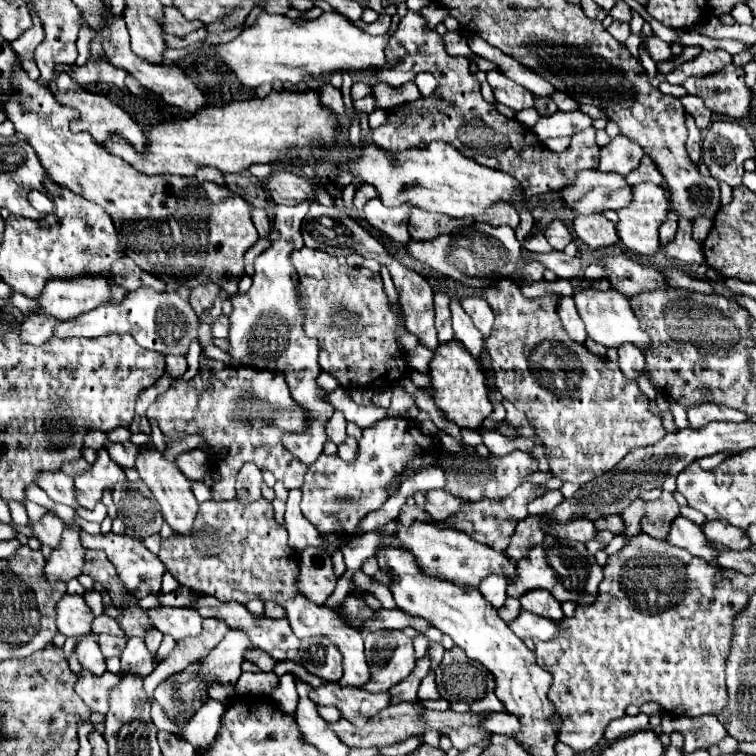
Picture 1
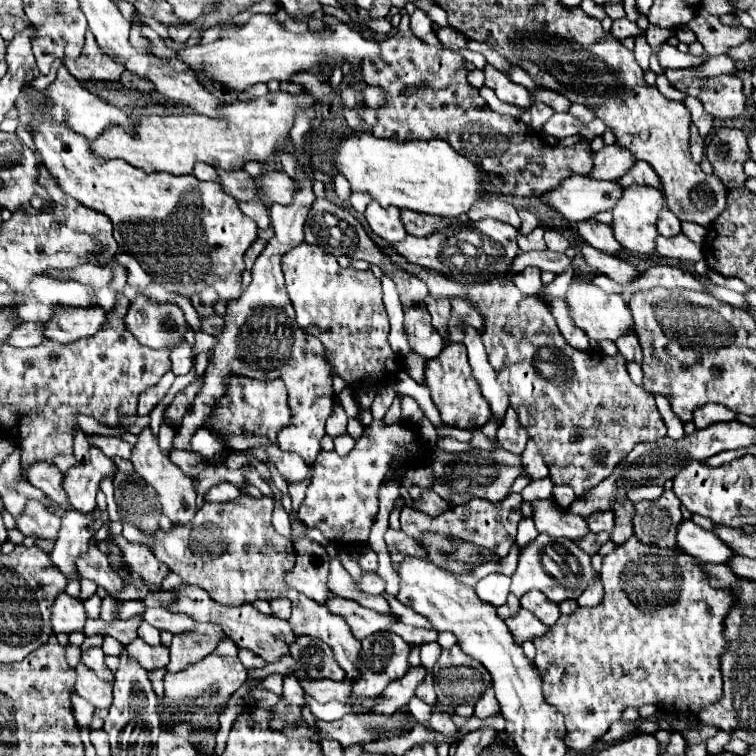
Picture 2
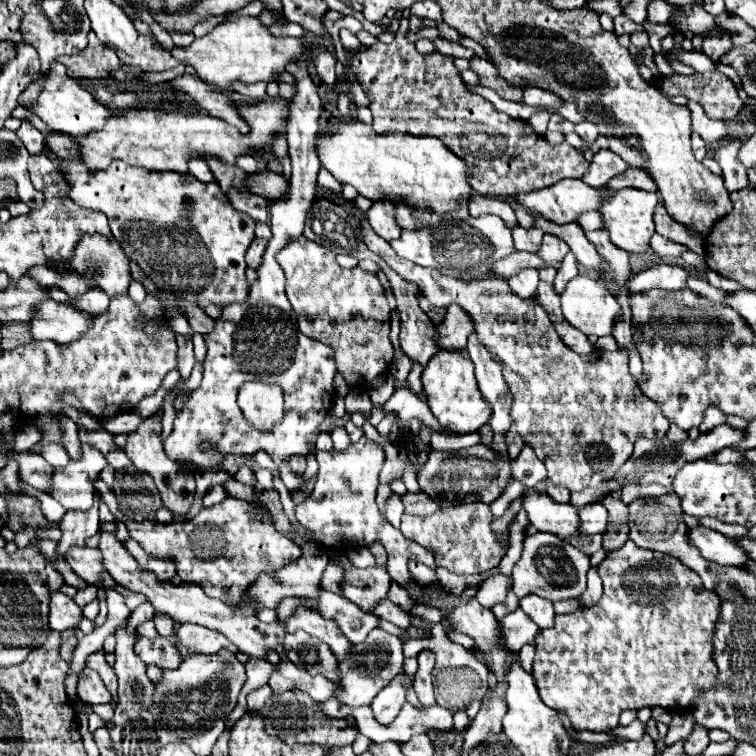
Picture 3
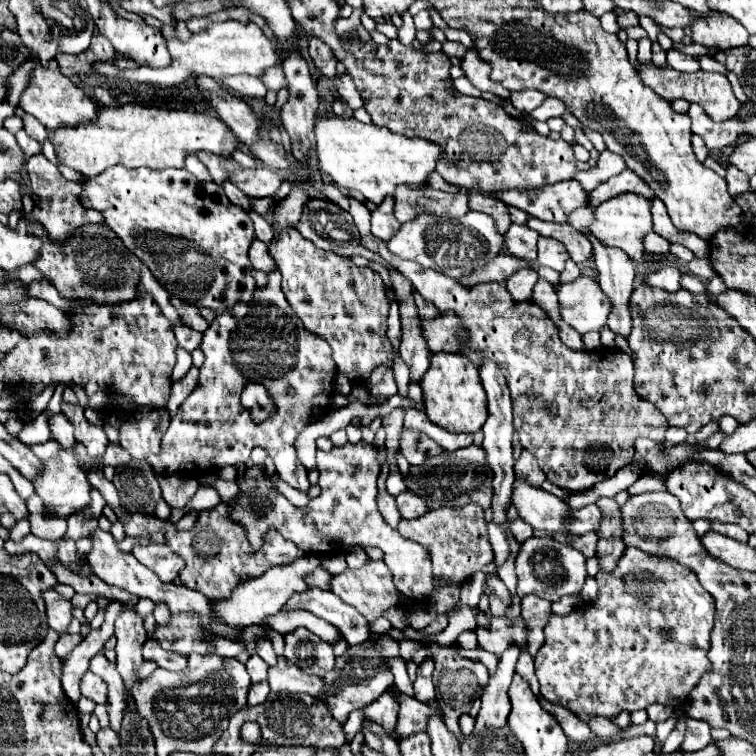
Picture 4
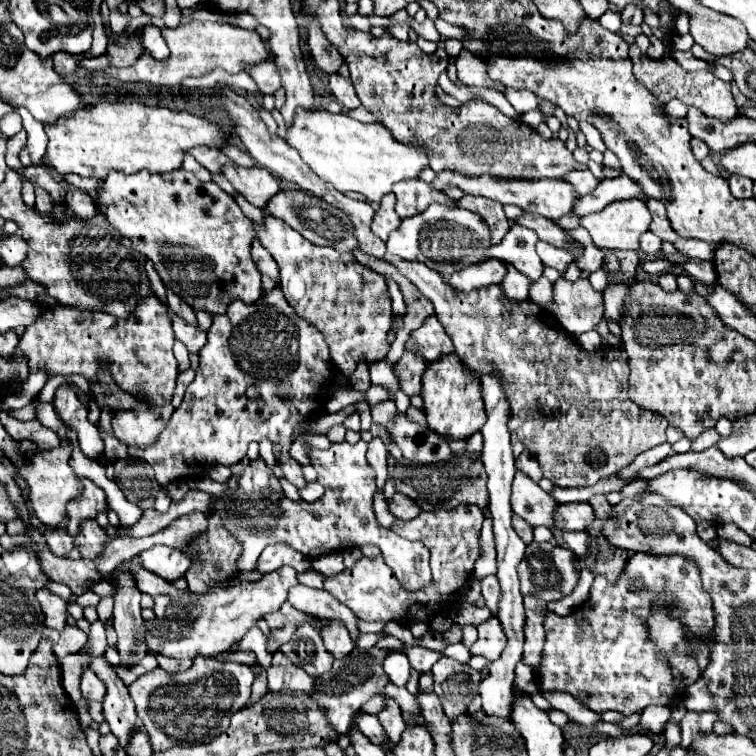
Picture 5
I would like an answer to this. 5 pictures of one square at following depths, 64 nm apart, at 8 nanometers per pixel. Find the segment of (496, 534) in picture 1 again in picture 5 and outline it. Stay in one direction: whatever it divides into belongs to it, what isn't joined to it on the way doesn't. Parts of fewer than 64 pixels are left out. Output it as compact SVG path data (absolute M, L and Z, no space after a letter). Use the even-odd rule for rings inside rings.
M460 504L458 508L452 510L436 510L436 512L422 512L420 516L412 518L412 520L398 520L394 522L392 530L400 536L414 536L414 540L422 540L428 542L428 550L432 552L432 582L428 584L428 588L424 588L424 592L404 592L404 588L400 588L398 580L394 578L394 572L384 564L384 560L378 558L362 558L354 568L346 568L344 572L326 578L324 580L324 590L328 590L336 600L340 600L342 604L346 604L358 618L366 620L366 622L416 622L416 620L430 620L440 612L440 604L444 602L452 602L454 594L456 598L462 598L466 592L466 586L470 582L472 570L474 570L474 562L482 556L482 548L480 548L480 530L482 530L482 520L484 514L476 504Z

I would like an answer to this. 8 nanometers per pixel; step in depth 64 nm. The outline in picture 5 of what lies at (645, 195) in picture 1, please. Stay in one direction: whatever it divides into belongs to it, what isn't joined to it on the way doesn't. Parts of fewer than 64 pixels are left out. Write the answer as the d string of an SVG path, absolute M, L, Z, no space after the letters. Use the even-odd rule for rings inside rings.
M616 200L604 210L588 214L580 224L590 232L598 248L640 250L638 238L650 228L650 210L644 200Z

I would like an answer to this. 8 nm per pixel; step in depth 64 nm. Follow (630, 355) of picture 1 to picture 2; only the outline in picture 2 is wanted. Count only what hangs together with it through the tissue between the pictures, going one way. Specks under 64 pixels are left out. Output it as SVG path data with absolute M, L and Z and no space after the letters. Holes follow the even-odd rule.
M624 336L624 340L616 340L616 346L620 350L620 354L624 356L626 364L642 364L642 348L638 344L636 336Z

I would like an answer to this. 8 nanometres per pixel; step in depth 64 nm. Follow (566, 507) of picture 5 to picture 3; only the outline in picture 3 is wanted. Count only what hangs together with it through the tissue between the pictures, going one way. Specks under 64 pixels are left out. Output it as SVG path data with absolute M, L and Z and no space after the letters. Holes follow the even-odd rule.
M588 504L580 508L580 520L582 520L582 534L604 534L608 528L608 510L600 504Z

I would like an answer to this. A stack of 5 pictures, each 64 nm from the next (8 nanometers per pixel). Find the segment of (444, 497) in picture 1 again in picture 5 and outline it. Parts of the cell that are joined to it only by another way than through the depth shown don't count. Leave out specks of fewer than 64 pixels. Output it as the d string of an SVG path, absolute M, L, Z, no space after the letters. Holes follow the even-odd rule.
M398 492L398 494L394 494L390 498L390 512L394 516L398 516L400 520L412 520L412 518L416 518L422 512L422 508L418 506L416 500L412 500L406 494Z

